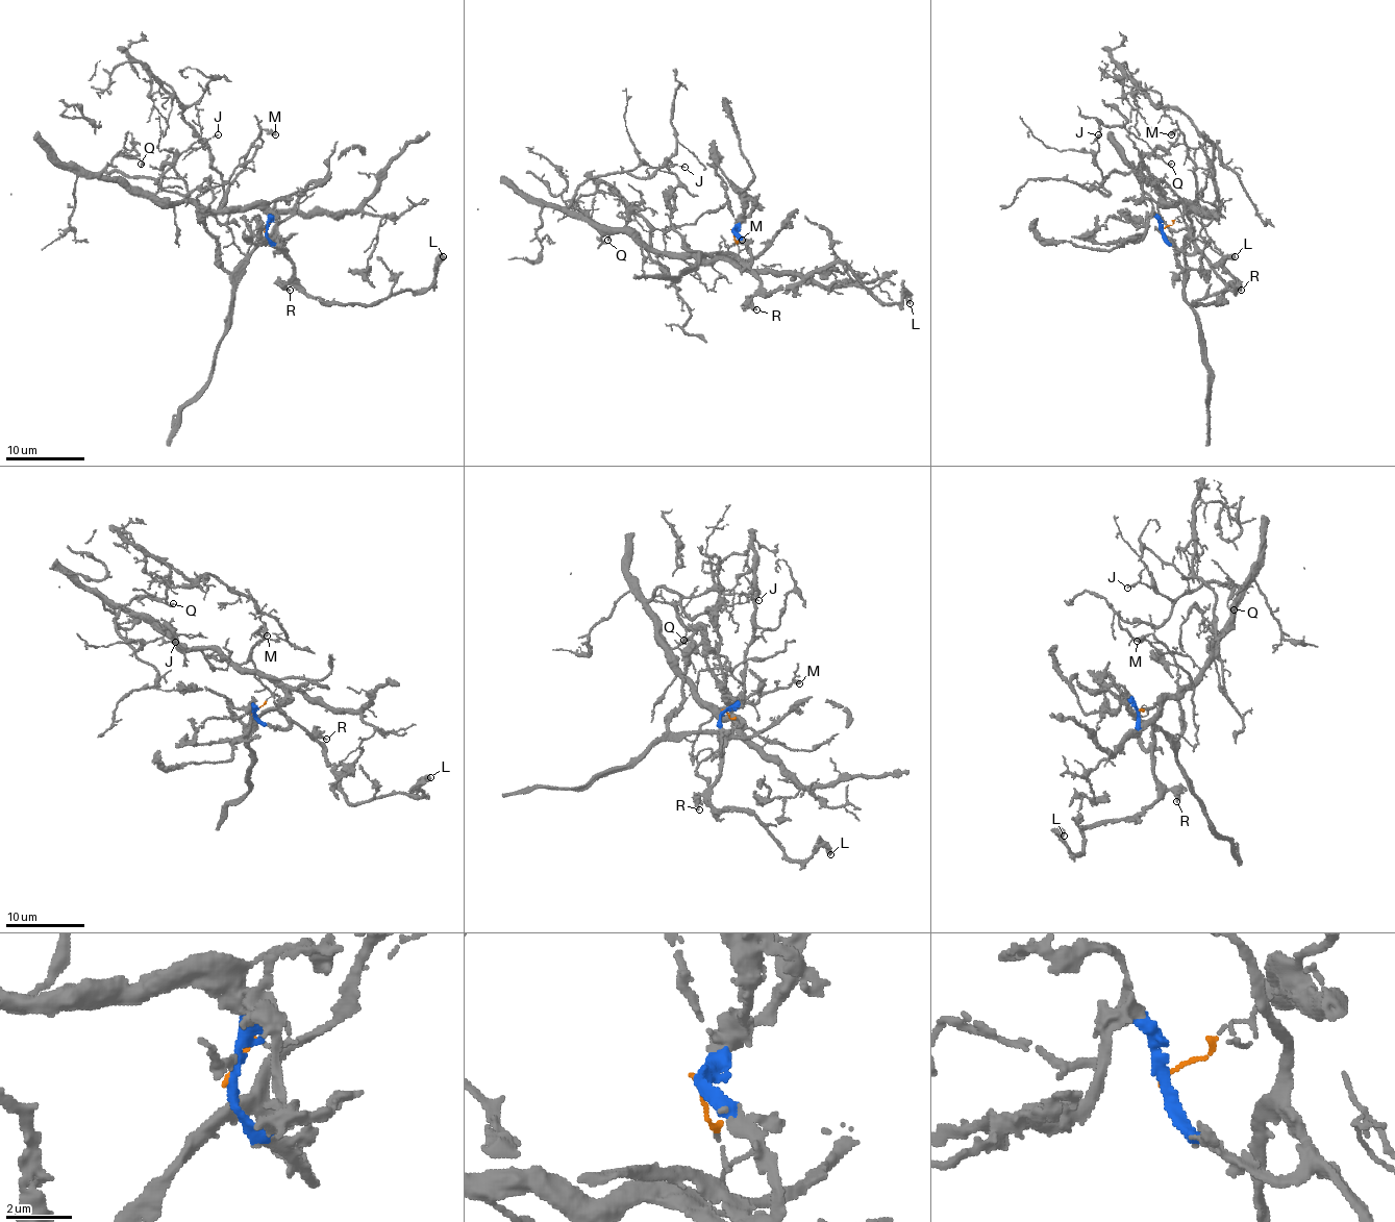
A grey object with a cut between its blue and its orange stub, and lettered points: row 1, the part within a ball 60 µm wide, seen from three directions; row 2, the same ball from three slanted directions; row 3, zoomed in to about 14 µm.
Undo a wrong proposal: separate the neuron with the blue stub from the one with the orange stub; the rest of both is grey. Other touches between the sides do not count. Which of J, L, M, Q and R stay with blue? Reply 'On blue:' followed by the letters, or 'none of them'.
On blue: L, R

